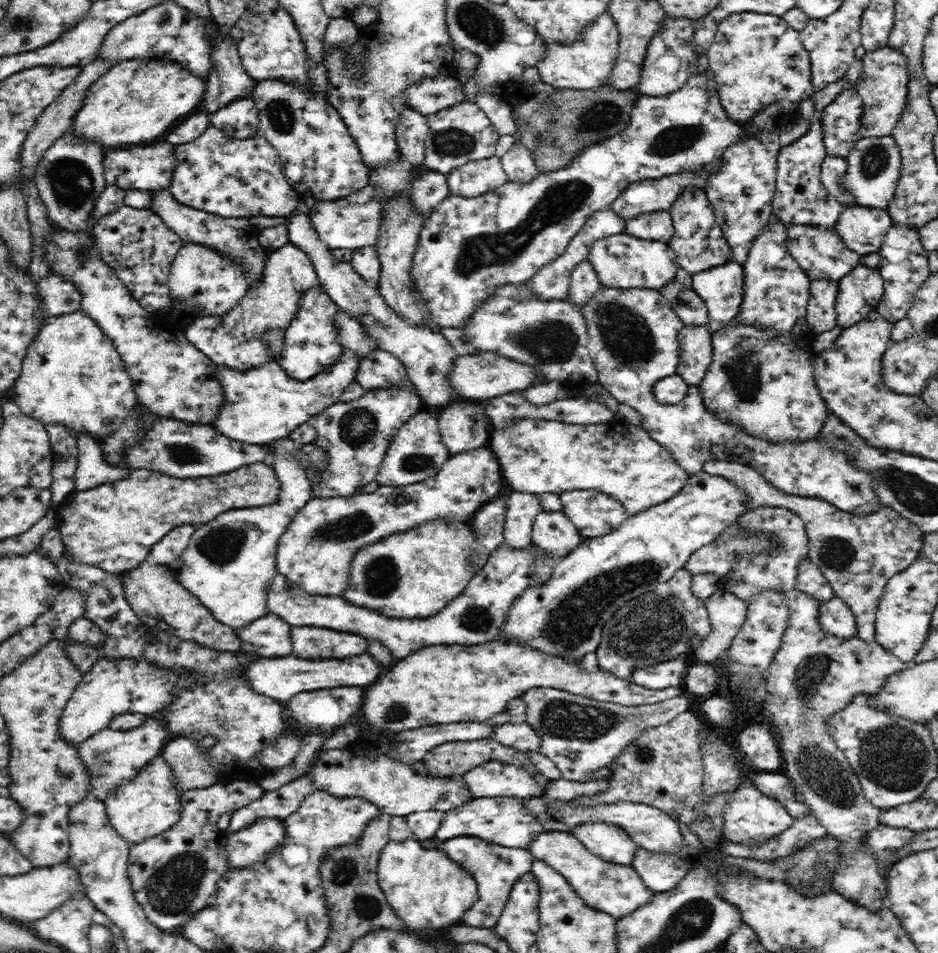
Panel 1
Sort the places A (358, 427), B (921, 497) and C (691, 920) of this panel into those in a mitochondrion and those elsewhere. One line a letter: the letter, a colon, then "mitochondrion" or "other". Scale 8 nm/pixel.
A: mitochondrion
B: mitochondrion
C: mitochondrion

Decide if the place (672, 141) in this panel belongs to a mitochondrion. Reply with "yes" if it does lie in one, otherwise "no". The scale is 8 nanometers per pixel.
yes

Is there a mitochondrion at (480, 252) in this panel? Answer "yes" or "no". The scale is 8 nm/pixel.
yes

